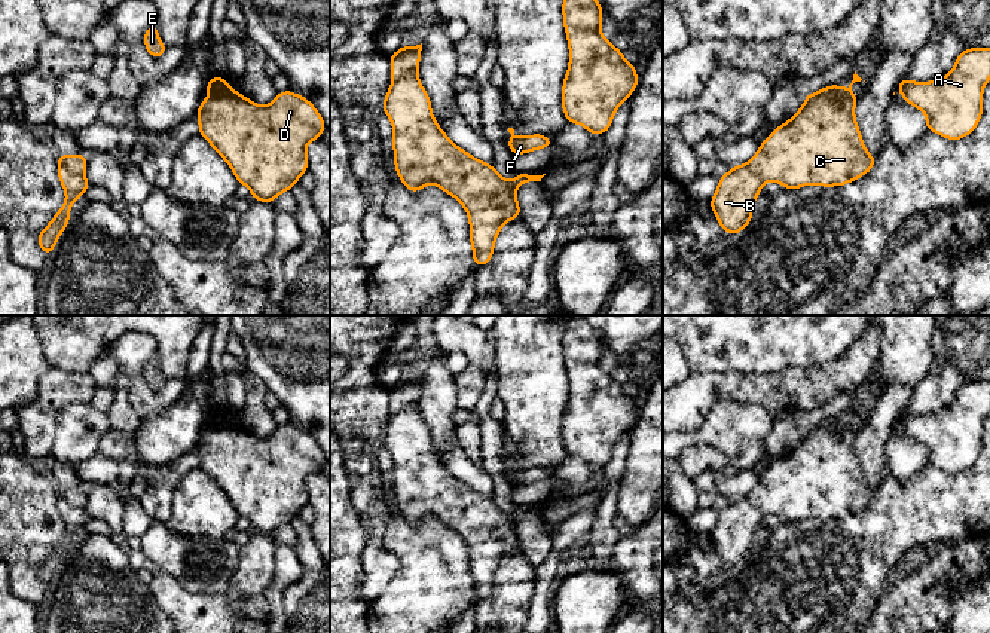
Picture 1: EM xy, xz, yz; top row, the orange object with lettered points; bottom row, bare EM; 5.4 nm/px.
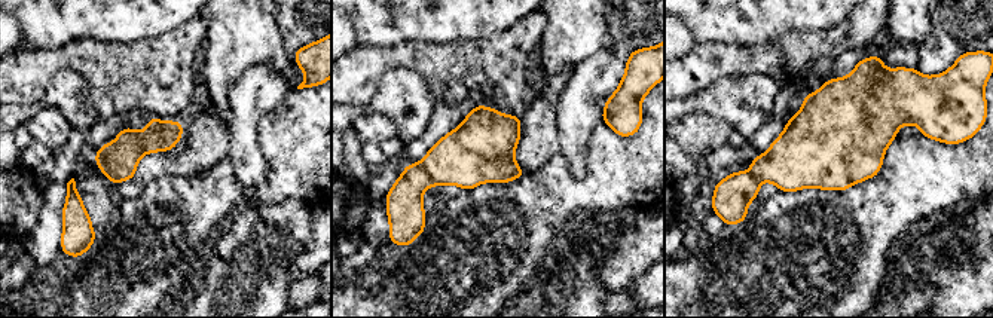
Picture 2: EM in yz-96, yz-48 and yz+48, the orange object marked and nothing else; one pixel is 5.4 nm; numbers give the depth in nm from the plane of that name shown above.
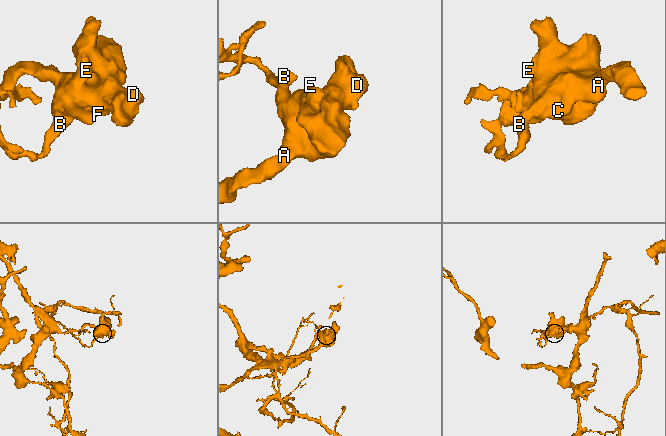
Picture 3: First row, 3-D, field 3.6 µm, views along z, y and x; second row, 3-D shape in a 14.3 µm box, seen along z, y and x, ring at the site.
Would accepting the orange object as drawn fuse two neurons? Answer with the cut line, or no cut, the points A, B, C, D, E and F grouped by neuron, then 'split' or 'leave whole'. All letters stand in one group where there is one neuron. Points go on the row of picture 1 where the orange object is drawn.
cut in xy along (60, 164), (73, 173), (83, 174); A C D E F / B; split

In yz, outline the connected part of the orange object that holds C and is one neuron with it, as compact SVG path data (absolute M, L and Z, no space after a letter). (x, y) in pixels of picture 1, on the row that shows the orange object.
M855 71L847 89L832 85L816 94L806 94L803 107L761 143L748 162L751 171L764 183L776 181L785 189L800 189L807 184L841 187L868 174L877 156L868 155L855 119L853 110L861 97L853 95L852 85L861 80Z

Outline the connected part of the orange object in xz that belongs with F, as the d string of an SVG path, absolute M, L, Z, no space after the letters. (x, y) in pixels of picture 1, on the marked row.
M508 128L508 132L511 134L511 138L507 141L507 144L513 155L523 155L537 149L546 149L553 143L551 138L541 134L516 137L513 128Z

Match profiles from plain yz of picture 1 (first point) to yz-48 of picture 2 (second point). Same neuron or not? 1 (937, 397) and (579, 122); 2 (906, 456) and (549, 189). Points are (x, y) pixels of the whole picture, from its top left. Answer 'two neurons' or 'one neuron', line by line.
1: one neuron
2: two neurons

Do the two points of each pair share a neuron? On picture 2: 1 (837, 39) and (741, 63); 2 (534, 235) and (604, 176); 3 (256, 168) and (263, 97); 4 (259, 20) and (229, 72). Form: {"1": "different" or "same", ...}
{"1": "same", "2": "same", "3": "same", "4": "same"}

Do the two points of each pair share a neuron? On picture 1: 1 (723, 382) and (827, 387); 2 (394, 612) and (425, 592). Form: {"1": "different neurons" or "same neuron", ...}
{"1": "same neuron", "2": "same neuron"}

